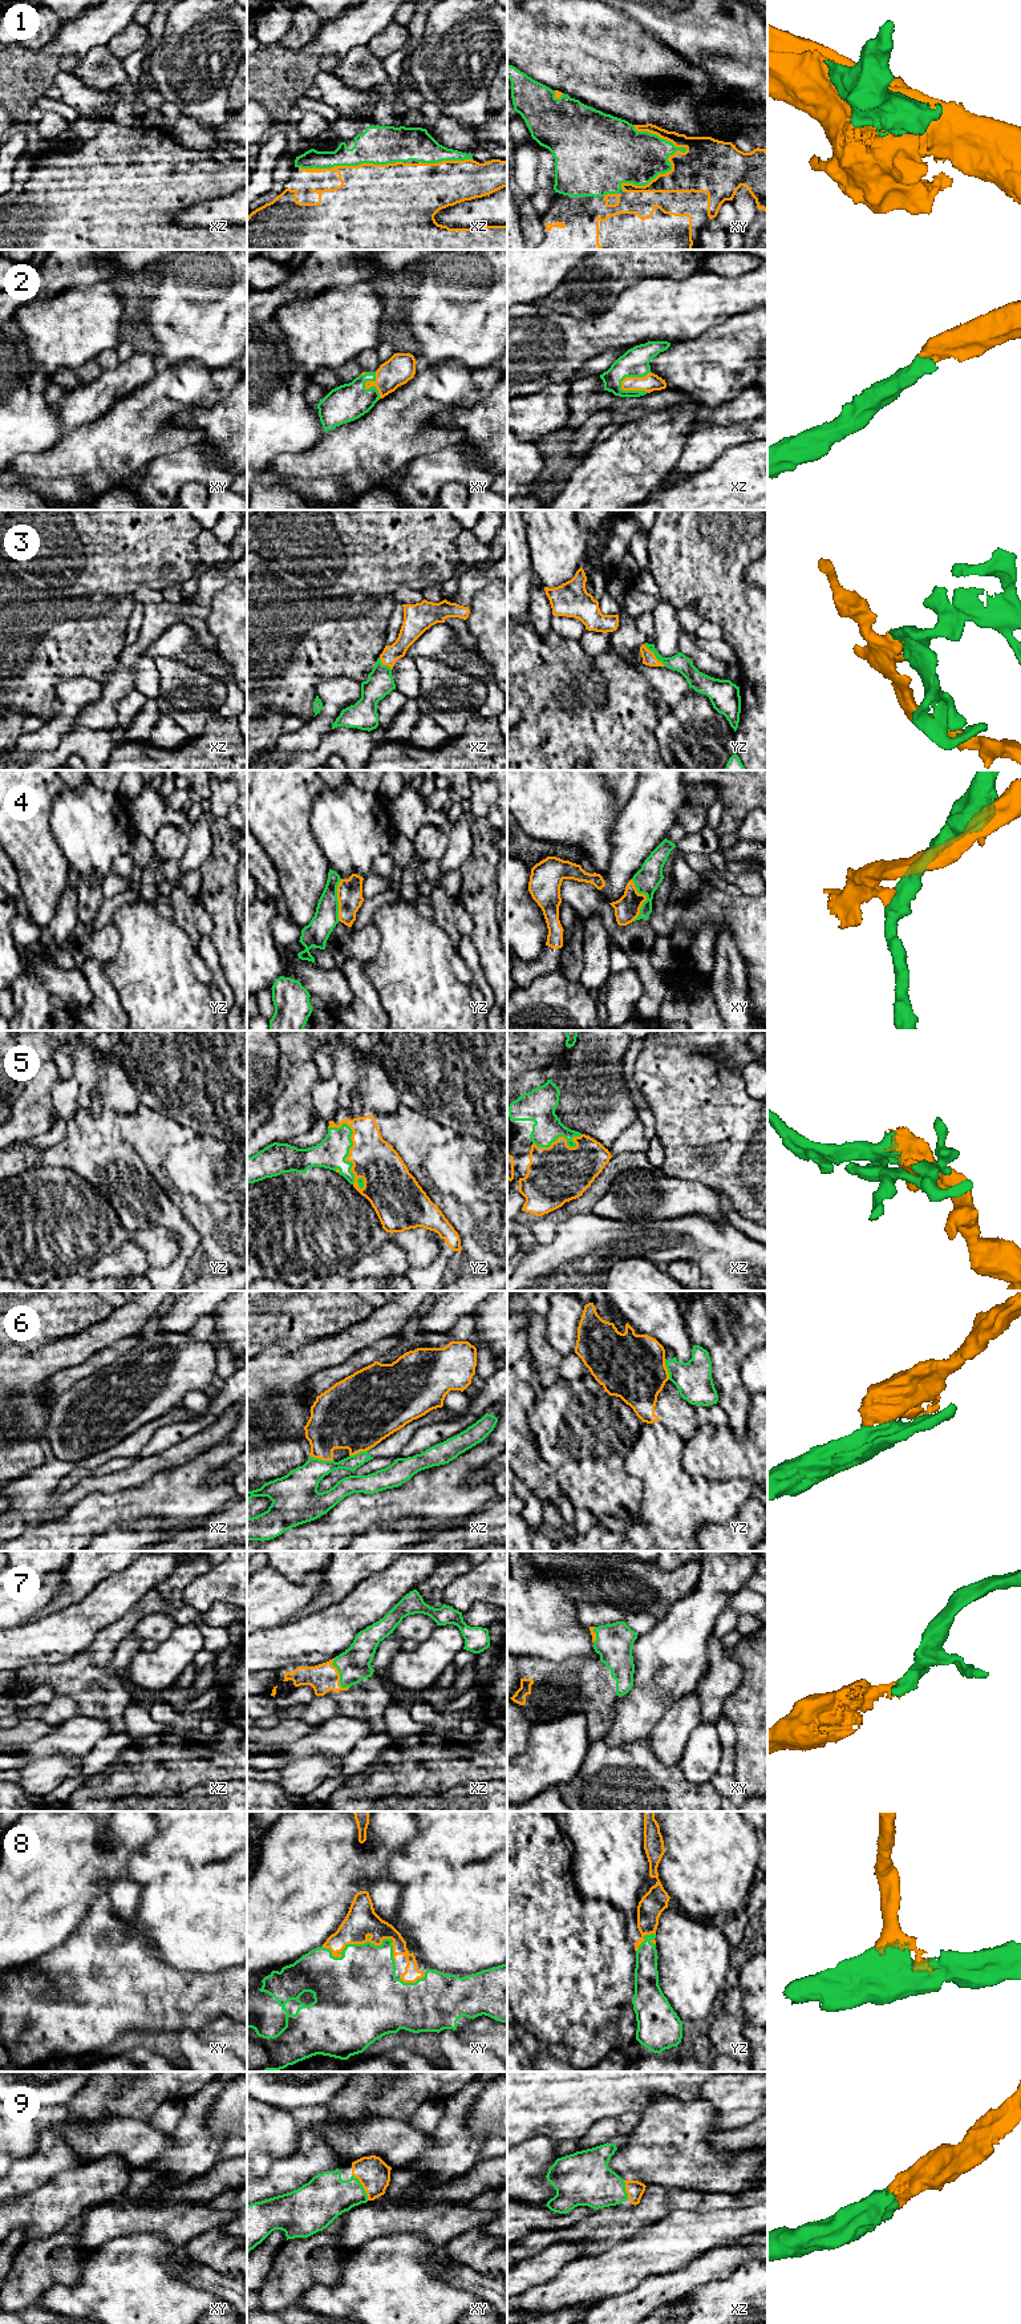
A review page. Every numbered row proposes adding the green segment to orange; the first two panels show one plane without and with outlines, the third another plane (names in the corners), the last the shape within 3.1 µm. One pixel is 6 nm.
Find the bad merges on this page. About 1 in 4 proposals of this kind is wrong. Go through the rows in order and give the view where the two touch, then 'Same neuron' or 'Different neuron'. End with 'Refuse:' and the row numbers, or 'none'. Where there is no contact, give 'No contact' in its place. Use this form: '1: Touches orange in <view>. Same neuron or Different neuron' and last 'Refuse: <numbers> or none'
1: Touches orange in xy. Same neuron
2: Touches orange in xz. Same neuron
3: Touches orange in yz. Same neuron
4: Touches orange in xy. Different neuron
5: Touches orange in yz. Same neuron
6: Touches orange in xz. Different neuron
7: Touches orange in xz. Same neuron
8: Touches orange in xy. Same neuron
9: Touches orange in xy. Same neuron
Refuse: 4, 6

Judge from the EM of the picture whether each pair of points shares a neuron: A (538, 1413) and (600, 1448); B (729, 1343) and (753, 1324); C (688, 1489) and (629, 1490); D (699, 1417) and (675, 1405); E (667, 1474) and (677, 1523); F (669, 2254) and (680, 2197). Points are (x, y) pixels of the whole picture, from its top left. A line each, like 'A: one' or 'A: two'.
A: one
B: one
C: two
D: one
E: one
F: two

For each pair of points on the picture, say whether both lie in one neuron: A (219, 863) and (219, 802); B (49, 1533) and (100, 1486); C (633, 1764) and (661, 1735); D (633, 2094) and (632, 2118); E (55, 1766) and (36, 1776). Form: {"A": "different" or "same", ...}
{"A": "different", "B": "different", "C": "different", "D": "different", "E": "same"}

